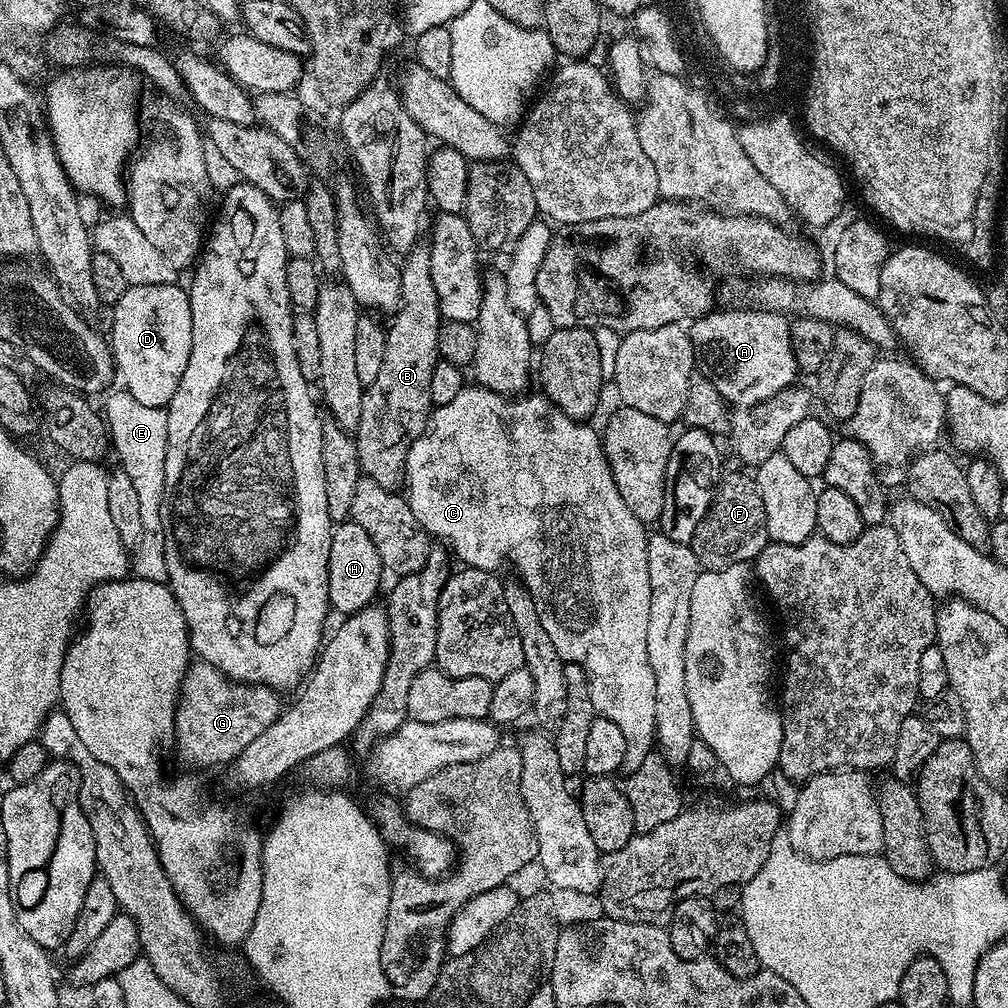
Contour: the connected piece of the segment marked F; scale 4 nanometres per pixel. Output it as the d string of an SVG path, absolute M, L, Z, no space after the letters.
M732 476L719 485L712 501L708 517L700 523L690 545L698 558L701 569L720 572L735 564L755 561L768 543L766 506L762 504L762 494L755 479L748 476Z

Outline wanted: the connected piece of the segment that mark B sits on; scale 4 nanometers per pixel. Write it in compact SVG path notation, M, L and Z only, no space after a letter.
M427 259L405 263L400 284L404 287L404 295L394 316L396 321L386 332L382 370L373 384L367 385L360 425L354 432L363 475L393 490L399 489L405 479L404 464L410 446L429 427L434 412L430 384L437 364L441 363L438 338L442 317Z

